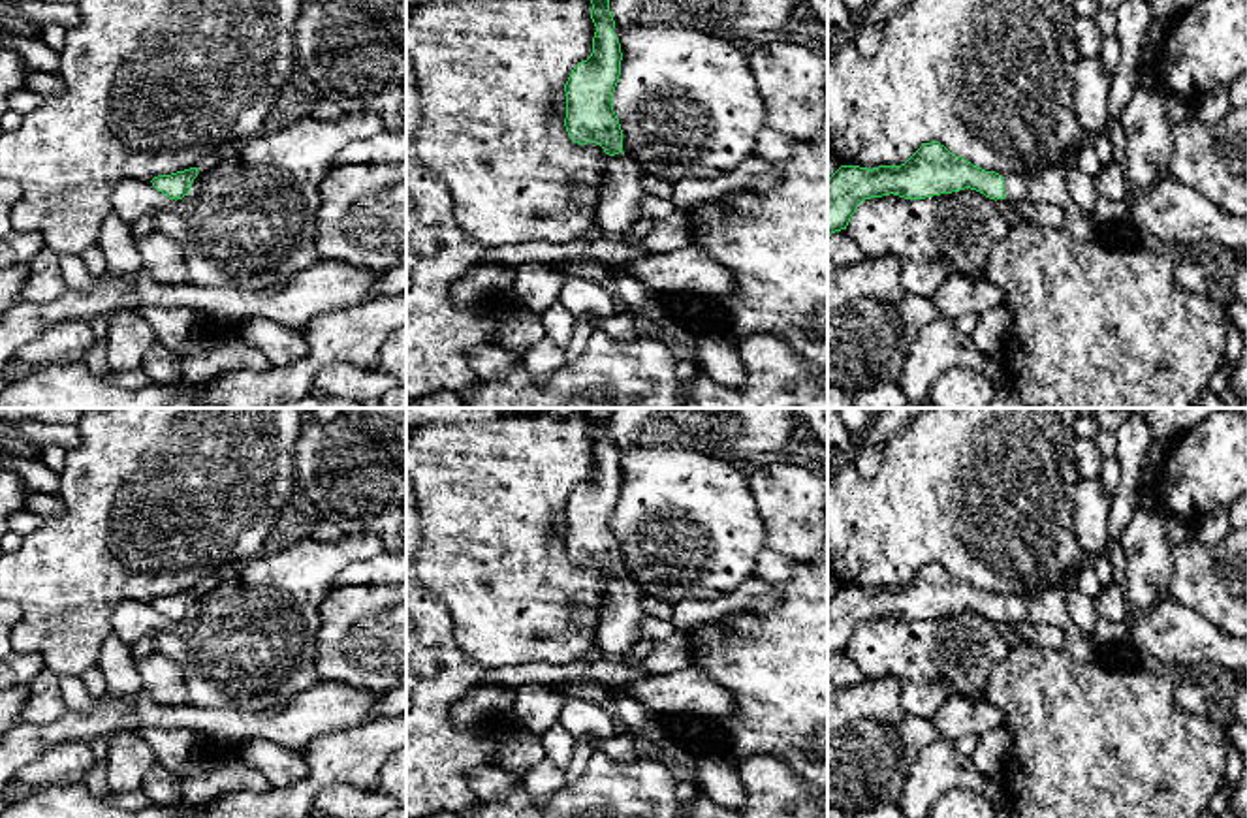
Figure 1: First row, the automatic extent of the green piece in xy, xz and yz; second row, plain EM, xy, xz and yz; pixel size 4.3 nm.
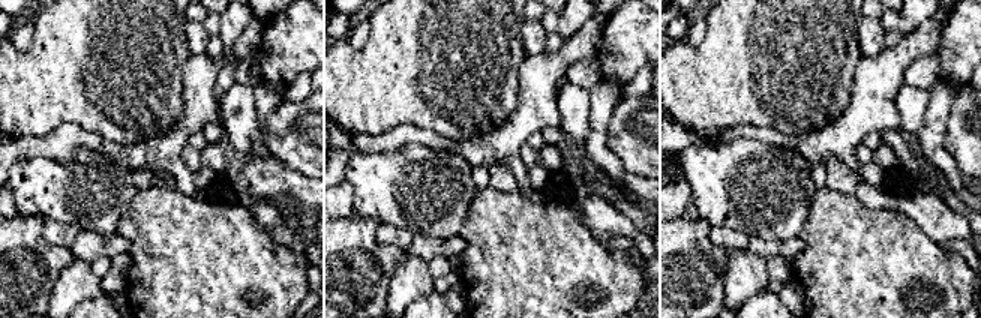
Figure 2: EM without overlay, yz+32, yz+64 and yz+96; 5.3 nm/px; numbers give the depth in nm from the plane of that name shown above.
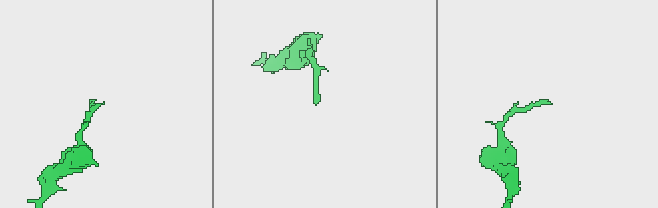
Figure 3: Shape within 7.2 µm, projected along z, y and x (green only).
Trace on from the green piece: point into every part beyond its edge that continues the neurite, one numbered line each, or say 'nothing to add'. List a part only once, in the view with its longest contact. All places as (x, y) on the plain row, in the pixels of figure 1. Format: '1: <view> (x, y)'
1: yz (1089, 504)

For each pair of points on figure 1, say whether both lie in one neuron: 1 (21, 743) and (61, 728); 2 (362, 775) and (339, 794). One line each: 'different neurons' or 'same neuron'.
1: same neuron
2: different neurons

